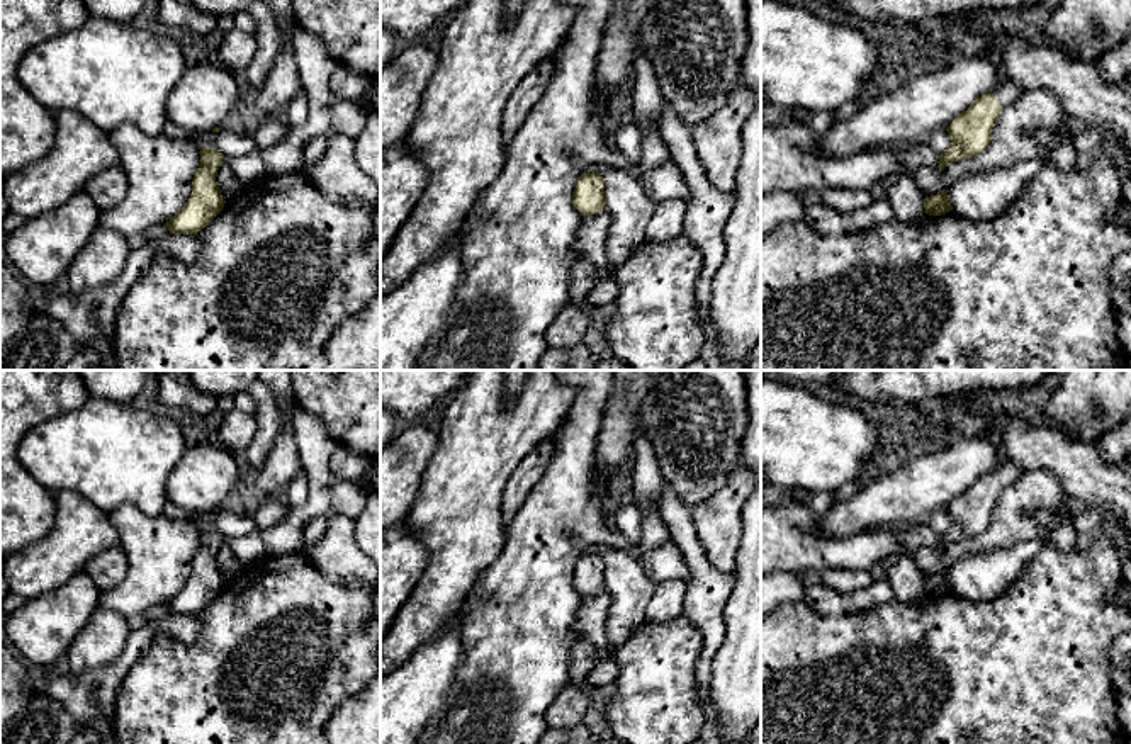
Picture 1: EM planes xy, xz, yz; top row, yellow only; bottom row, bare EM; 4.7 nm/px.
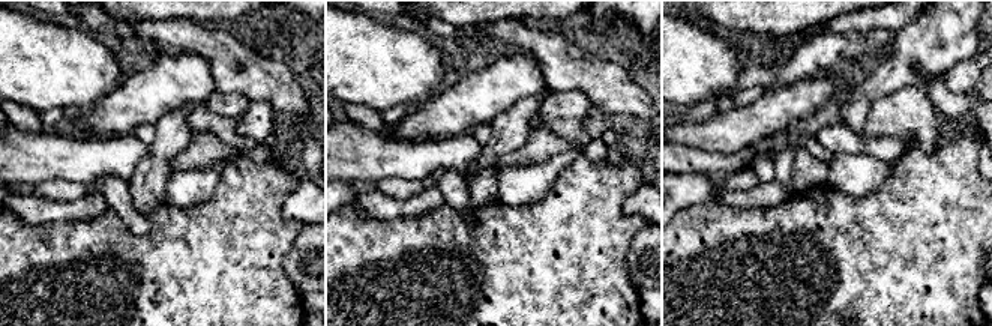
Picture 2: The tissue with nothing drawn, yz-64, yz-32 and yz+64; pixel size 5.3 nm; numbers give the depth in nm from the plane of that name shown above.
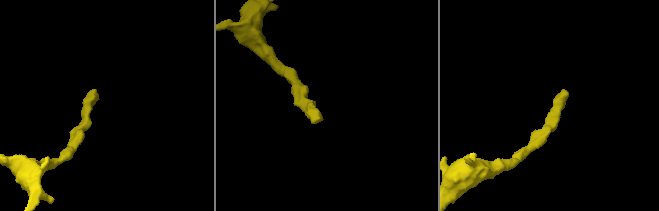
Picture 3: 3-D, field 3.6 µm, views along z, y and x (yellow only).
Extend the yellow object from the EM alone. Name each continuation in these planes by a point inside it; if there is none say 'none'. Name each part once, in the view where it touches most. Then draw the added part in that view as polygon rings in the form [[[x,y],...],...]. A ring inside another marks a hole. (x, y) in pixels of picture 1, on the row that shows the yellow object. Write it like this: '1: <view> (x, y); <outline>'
1: yz (1007, 90); [[[1005,71],[992,93],[1000,100],[1002,107],[1007,107],[1024,93],[1024,88],[1017,85]]]

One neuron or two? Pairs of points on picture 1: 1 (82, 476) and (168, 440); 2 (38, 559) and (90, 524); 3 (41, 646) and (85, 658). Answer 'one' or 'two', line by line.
1: one
2: one
3: two

